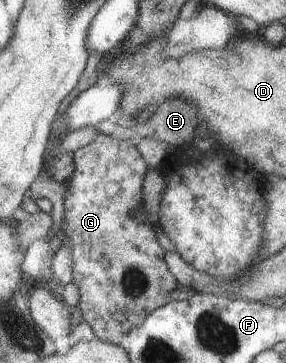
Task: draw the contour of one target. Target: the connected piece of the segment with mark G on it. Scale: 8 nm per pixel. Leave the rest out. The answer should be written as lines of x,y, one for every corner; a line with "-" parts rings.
98,134
91,144
81,147
78,151
74,152
74,165
76,168
73,176
66,183
68,187
65,201
67,227
66,237
64,239
64,242
68,238
73,241
75,264
72,282
78,287
78,291
80,291
80,302
74,310
78,315
78,319
86,320
94,328
98,339
120,344
134,326
140,326
153,311
159,310
162,306
172,301
171,293
180,283
171,272
171,268
167,262
168,251
159,242
150,213
146,213
144,210
144,189
142,189
142,185
144,185
144,178
148,175
150,167
147,159
144,159
137,145
134,145
131,140
116,139
114,136

